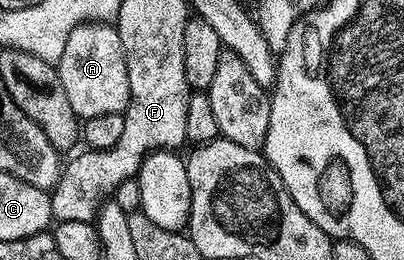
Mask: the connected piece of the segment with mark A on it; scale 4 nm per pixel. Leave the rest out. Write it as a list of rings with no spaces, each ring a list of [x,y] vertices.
[[[81,23],[70,31],[58,63],[62,88],[77,118],[125,113],[130,103],[130,79],[122,39],[112,23]]]

